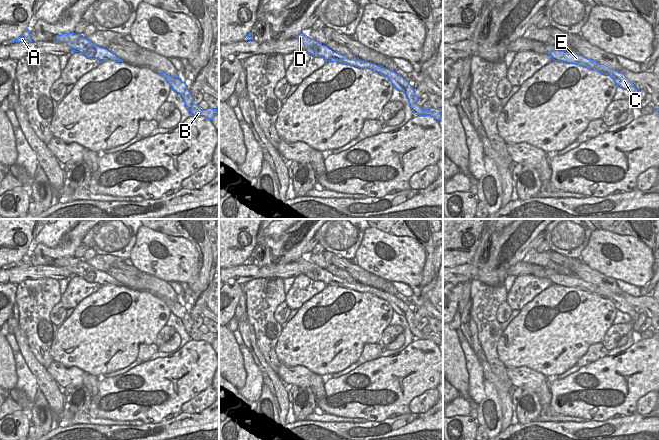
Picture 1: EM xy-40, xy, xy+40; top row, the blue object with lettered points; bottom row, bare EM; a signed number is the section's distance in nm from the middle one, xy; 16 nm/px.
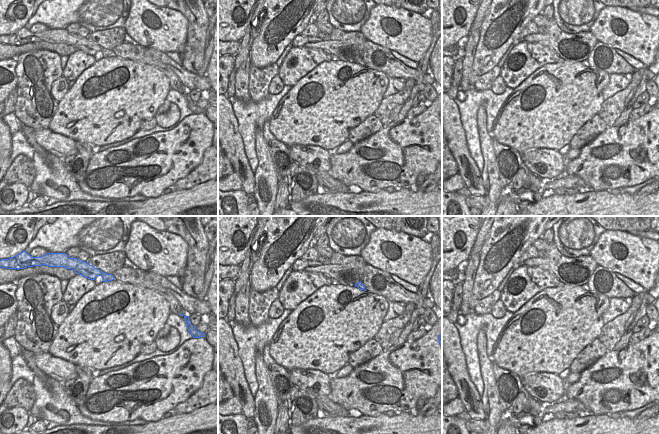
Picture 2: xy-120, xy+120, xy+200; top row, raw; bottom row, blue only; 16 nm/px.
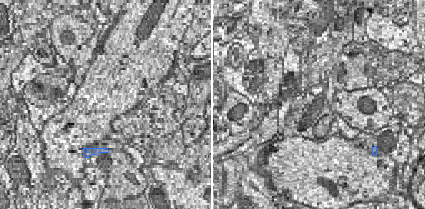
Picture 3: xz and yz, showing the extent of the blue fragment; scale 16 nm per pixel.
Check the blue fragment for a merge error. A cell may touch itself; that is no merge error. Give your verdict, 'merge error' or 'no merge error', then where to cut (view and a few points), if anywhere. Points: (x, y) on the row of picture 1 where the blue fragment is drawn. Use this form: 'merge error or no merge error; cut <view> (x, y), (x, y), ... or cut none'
no merge error; cut none

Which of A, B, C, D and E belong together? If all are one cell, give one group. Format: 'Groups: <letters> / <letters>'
Groups: A B C D E.

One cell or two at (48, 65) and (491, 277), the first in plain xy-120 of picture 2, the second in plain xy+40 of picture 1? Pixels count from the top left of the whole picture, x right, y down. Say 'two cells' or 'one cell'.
two cells

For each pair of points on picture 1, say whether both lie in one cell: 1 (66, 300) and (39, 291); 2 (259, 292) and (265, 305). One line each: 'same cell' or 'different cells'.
1: different cells
2: same cell

